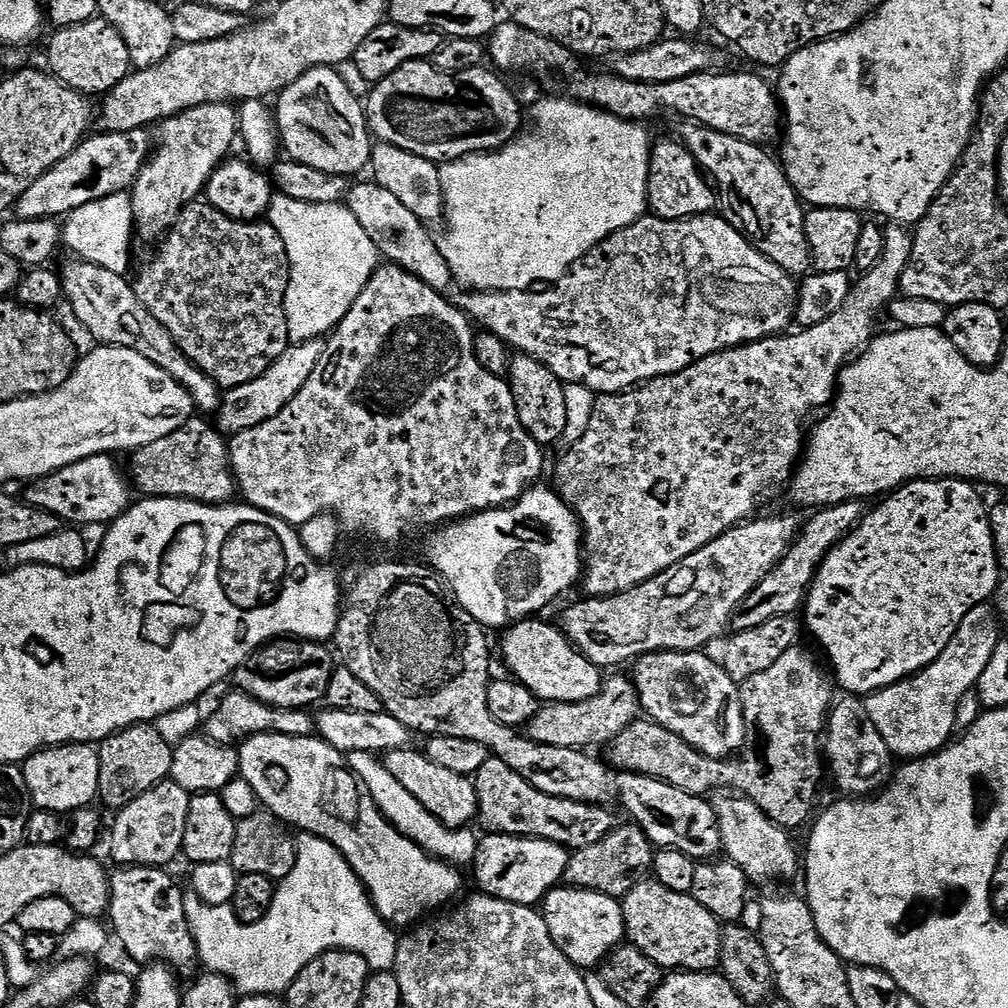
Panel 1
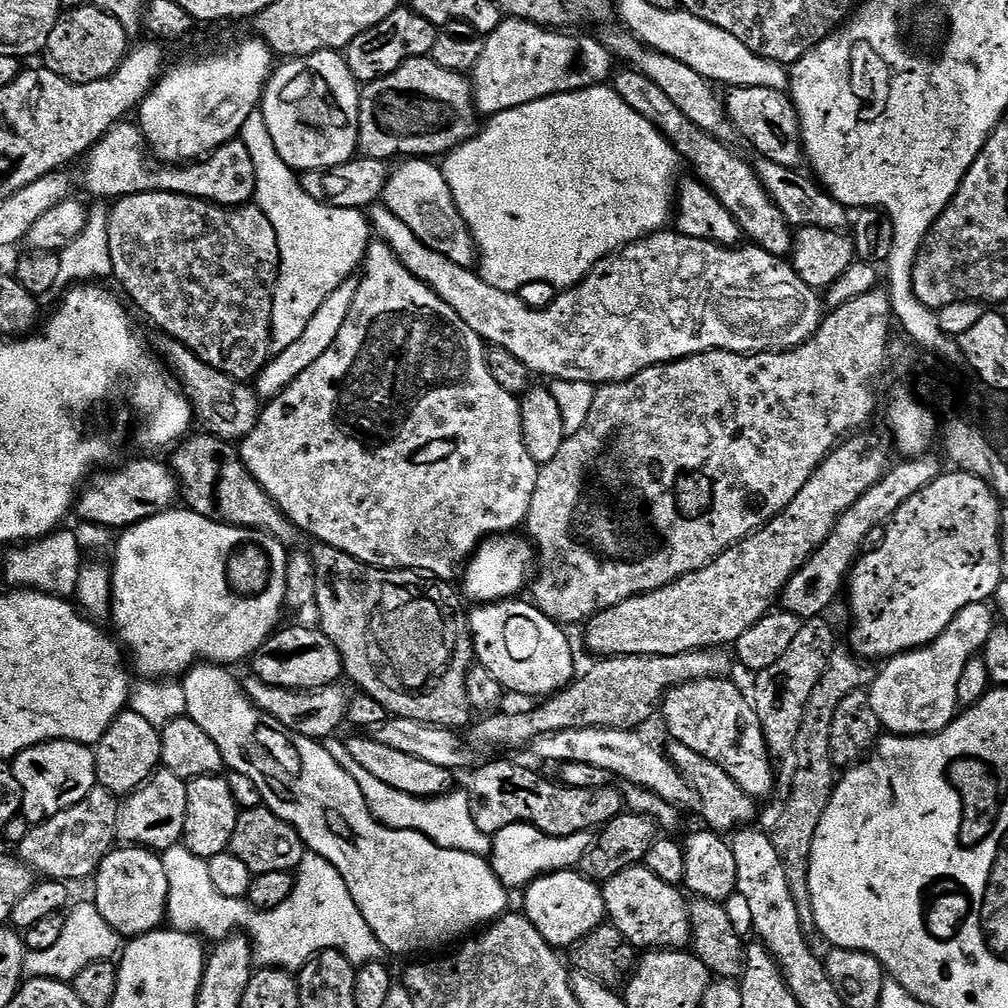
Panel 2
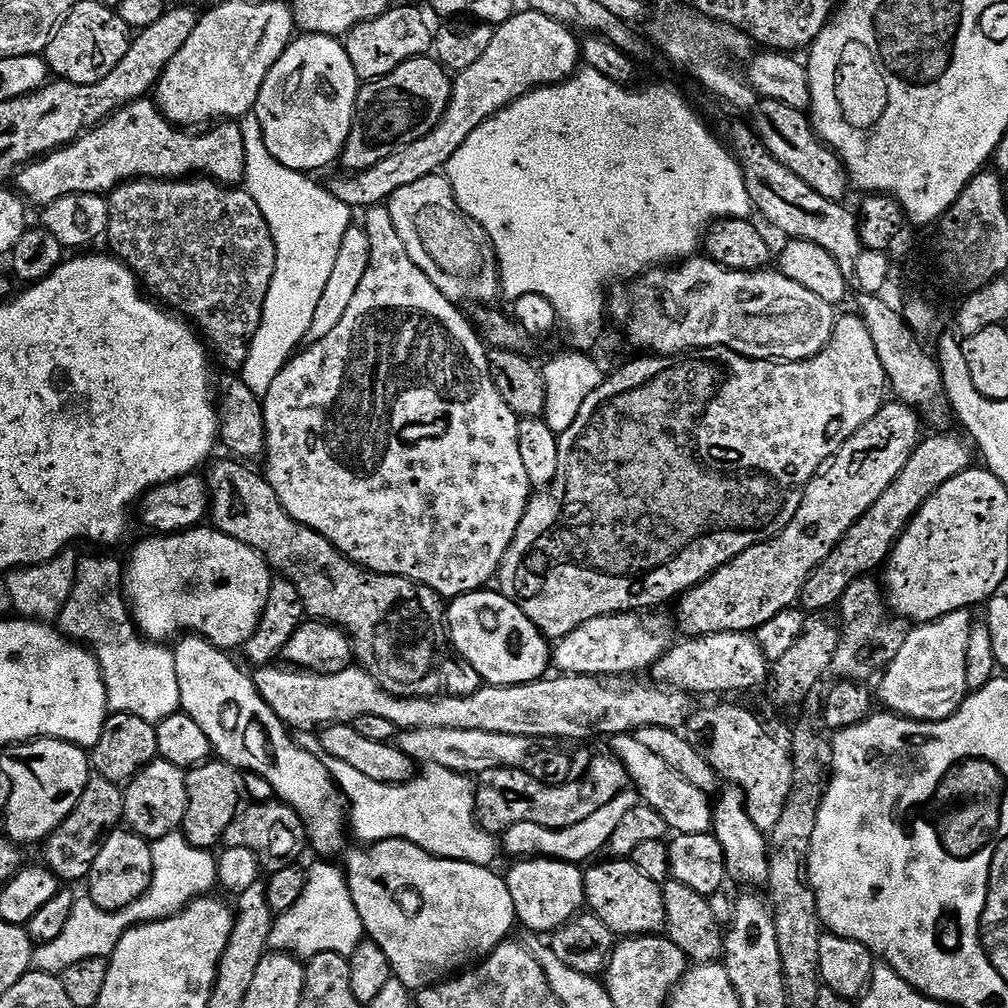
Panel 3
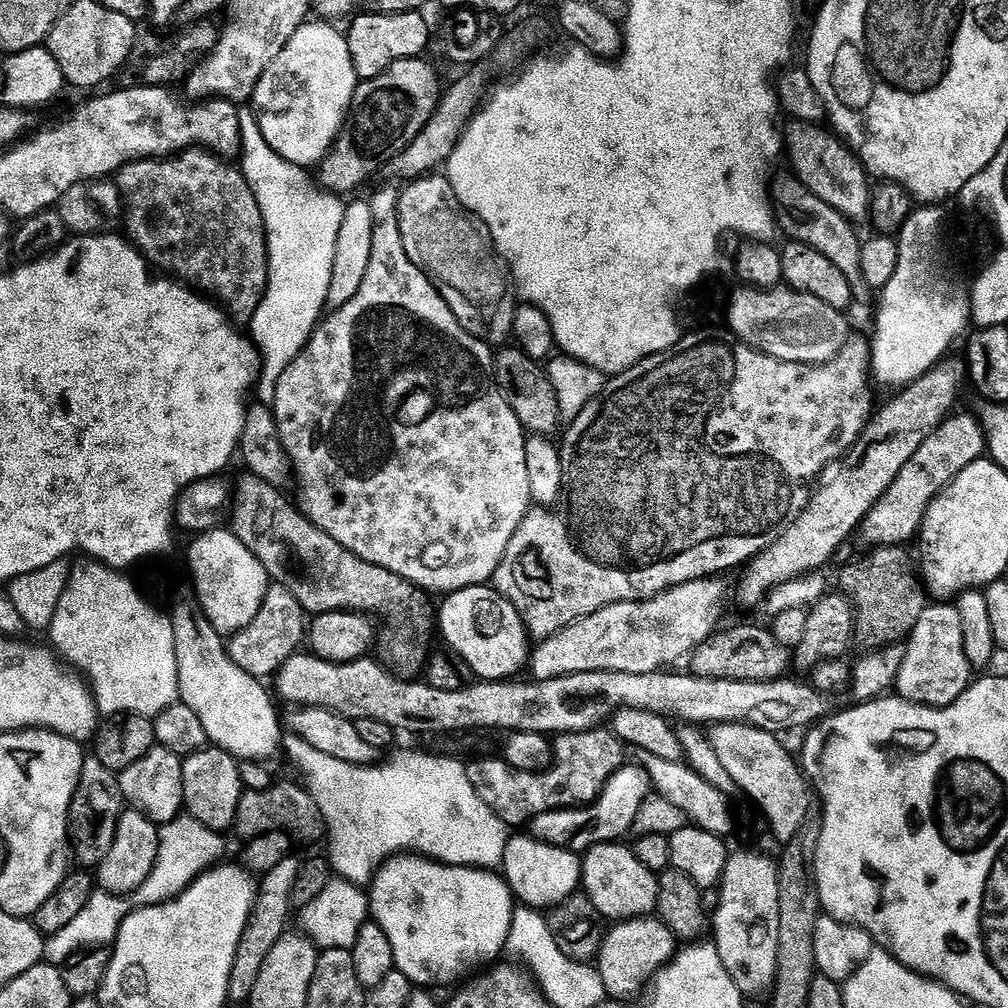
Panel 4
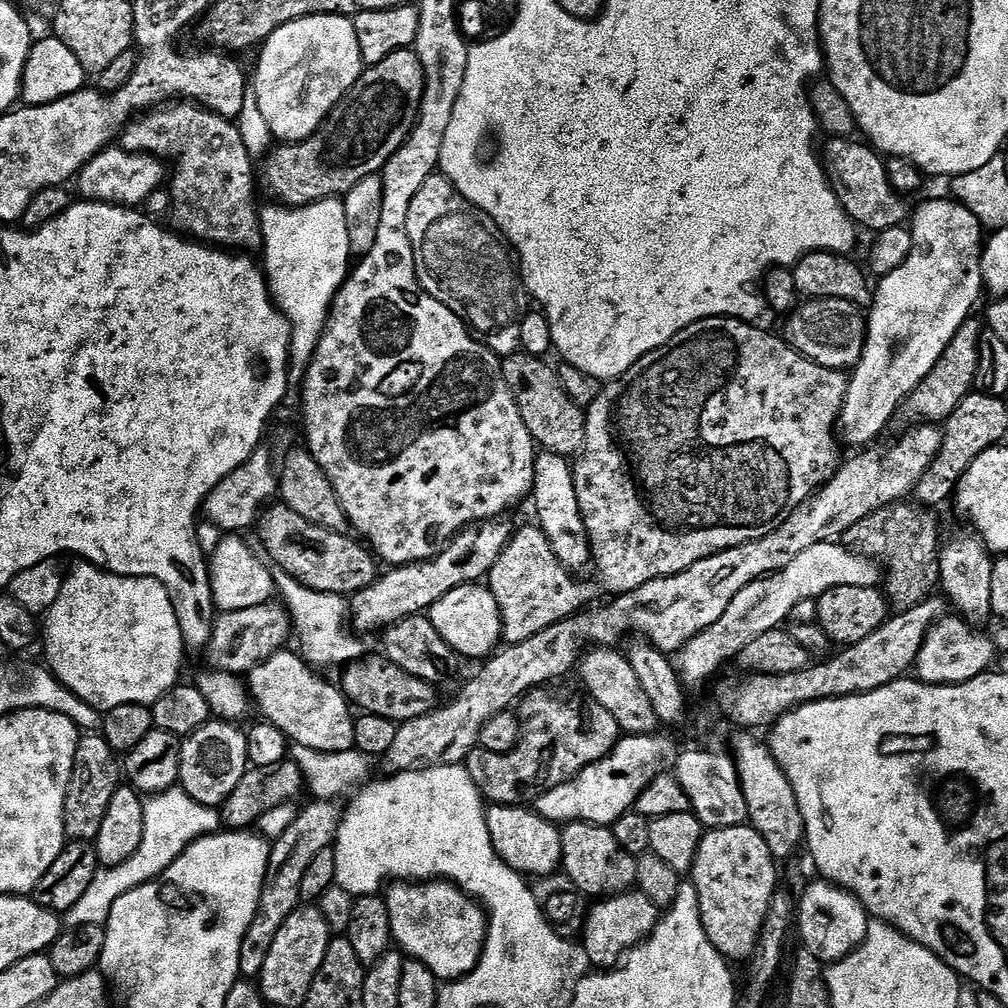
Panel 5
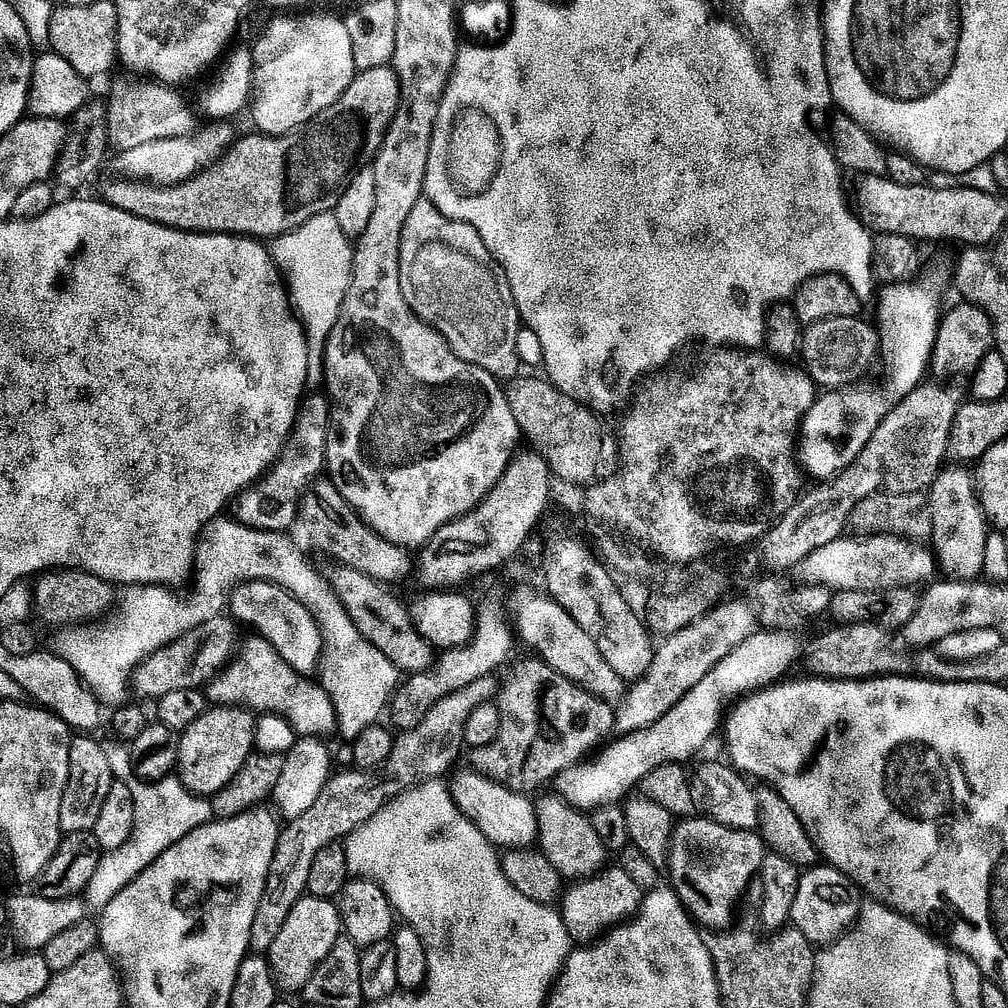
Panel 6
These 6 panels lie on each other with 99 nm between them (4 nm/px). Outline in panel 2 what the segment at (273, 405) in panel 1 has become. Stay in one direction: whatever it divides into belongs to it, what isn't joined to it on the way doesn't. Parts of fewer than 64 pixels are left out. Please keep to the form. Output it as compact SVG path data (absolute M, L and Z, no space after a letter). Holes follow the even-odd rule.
M355 279L345 280L342 286L338 286L338 290L334 290L334 294L328 296L326 302L316 311L314 318L308 320L302 338L298 338L298 342L286 346L286 350L276 352L269 359L264 366L263 372L254 381L257 396L261 398L279 396L280 393L287 390L294 383L304 370L314 366L314 362L318 362L318 358L322 358L322 354L326 354L326 350L330 350L330 346L334 346L334 338L338 338L338 330L342 330L342 326L346 322L346 314L350 314L350 306L354 302L356 285L357 281Z

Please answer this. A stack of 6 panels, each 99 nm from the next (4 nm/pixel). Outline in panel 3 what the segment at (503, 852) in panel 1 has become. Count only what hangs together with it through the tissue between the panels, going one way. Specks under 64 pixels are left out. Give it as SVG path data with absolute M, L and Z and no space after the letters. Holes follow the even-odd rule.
M625 790L621 792L620 796L618 798L614 798L611 800L609 804L606 806L602 806L602 810L594 810L594 814L590 814L590 818L586 818L583 820L583 822L578 822L574 826L570 826L569 828L541 828L539 824L535 824L534 822L522 822L520 824L514 825L513 828L507 829L503 833L502 836L502 848L504 851L504 848L506 851L509 852L510 855L512 855L512 858L547 858L550 860L567 860L569 864L578 864L578 865L583 865L585 863L584 860L591 861L593 858L591 856L596 856L599 854L599 852L603 853L605 849L608 847L608 843L610 842L610 834L614 834L615 828L618 826L618 822L622 822L622 818L626 818L626 814L629 812L630 809L635 806L635 804L638 803L638 796L635 791L632 790Z

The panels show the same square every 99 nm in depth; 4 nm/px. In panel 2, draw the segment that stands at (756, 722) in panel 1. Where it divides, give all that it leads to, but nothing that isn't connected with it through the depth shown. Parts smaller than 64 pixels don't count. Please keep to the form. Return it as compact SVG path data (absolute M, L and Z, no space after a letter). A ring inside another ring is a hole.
M824 618L805 619L794 642L790 642L790 650L786 650L786 654L782 654L774 666L762 670L755 677L754 707L764 731L764 741L773 757L787 757L794 752L798 728L802 725L803 712L810 702L811 691L827 668L829 653L838 645L838 639L826 621Z

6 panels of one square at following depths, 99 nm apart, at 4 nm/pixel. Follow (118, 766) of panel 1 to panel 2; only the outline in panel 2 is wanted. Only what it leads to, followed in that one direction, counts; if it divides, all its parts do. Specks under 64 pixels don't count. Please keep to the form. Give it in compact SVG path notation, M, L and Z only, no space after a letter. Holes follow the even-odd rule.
M125 710L114 718L114 722L102 734L102 738L94 745L96 754L97 785L110 790L118 798L127 798L143 787L155 776L161 767L162 738L161 729L155 728L142 714Z

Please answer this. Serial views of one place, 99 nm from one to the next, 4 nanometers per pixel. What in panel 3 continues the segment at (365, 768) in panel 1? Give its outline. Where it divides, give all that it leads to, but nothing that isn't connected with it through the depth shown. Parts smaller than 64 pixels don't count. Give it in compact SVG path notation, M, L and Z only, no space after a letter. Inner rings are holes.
M328 756L326 763L328 769L332 771L332 779L342 789L345 797L349 796L351 792L380 792L380 796L384 798L384 800L380 800L380 812L388 812L388 814L384 814L388 840L409 840L412 844L417 844L432 855L445 860L466 860L471 864L485 866L493 863L491 860L496 856L496 848L498 852L498 840L493 833L482 828L479 820L476 819L474 784L465 773L446 770L446 766L425 764L412 779L404 784L383 784L374 782L374 778L366 778L366 774L358 774L358 770L354 770L354 766L346 766L346 762L333 756Z

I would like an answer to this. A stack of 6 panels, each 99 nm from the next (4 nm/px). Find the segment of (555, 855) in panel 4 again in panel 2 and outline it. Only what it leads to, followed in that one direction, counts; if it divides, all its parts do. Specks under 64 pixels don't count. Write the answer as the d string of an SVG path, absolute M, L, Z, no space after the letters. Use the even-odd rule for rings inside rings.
M576 870L539 876L534 883L523 889L522 896L523 915L527 916L528 921L538 930L538 934L546 938L548 945L557 950L571 949L606 920L601 885Z

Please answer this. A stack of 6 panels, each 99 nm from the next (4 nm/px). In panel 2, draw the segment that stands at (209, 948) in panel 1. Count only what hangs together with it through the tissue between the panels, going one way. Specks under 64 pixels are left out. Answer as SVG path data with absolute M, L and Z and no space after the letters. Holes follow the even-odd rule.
M183 843L175 844L162 854L166 874L170 882L170 894L168 895L168 915L167 923L175 931L193 933L205 941L219 942L236 933L247 934L252 942L252 955L257 965L265 968L283 968L285 970L299 970L320 952L327 948L334 948L344 953L348 961L357 966L368 964L381 955L382 949L374 930L362 918L354 898L350 898L350 890L346 890L346 882L330 862L321 856L305 854L300 863L300 867L295 869L292 893L286 902L282 902L280 908L275 908L269 912L257 912L247 899L235 900L226 898L214 890L210 882L210 870L208 861L190 854L190 850L185 848Z

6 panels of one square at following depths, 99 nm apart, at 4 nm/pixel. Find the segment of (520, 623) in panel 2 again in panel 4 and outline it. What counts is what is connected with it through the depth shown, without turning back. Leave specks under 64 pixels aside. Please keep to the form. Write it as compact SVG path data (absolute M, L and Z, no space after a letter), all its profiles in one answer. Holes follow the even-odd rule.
M480 585L478 587L466 588L461 592L451 593L445 597L446 602L440 610L440 630L445 640L445 645L452 651L458 653L473 675L482 680L490 682L502 682L520 667L525 667L530 654L528 646L529 639L526 627L521 620L519 612L505 597L499 594L492 586Z

